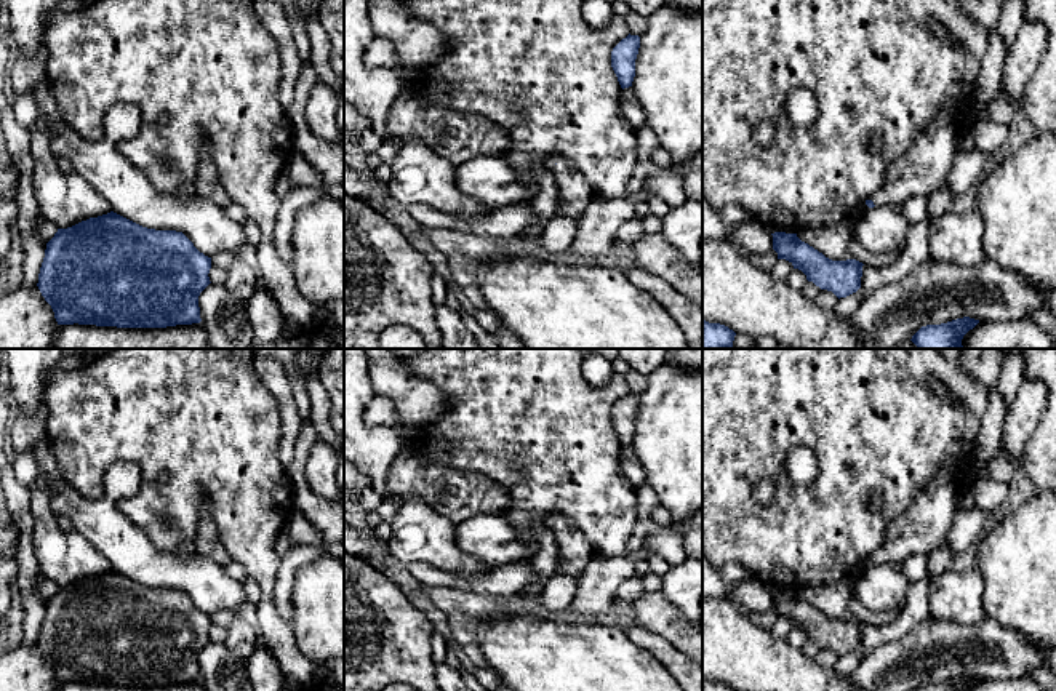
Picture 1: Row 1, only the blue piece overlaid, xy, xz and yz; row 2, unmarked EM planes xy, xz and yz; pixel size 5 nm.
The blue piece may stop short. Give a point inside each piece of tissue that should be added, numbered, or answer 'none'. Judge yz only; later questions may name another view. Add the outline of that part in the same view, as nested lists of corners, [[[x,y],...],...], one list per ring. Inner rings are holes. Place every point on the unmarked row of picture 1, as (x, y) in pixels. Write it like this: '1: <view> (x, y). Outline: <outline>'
1: yz (925, 525). Outline: [[[942,467],[912,507],[888,525],[883,545],[872,555],[874,563],[901,563],[909,555],[928,555],[944,544],[957,512],[955,485],[954,470]]]

